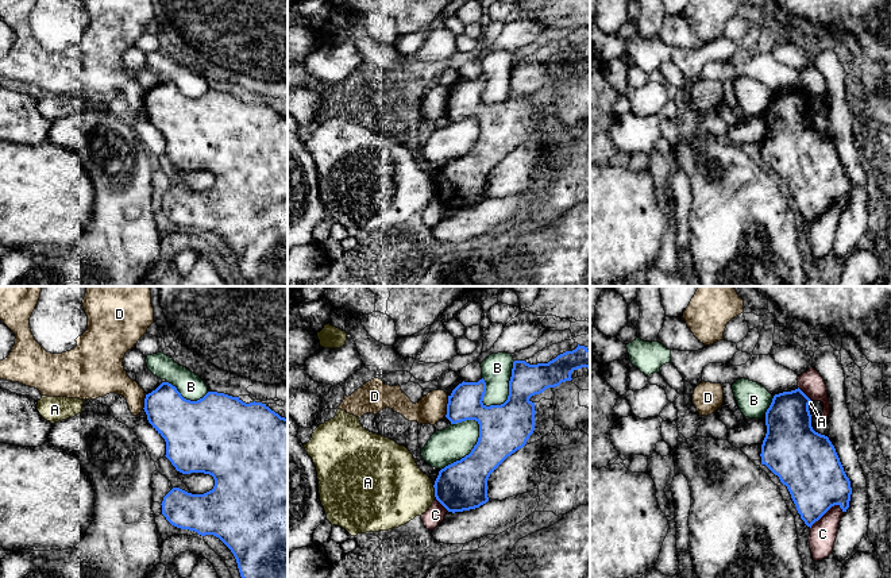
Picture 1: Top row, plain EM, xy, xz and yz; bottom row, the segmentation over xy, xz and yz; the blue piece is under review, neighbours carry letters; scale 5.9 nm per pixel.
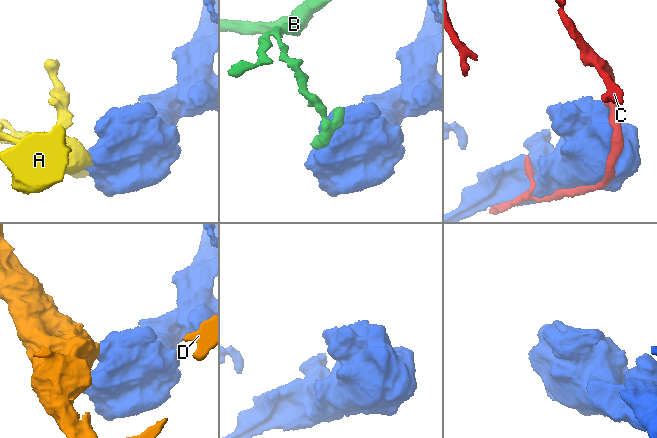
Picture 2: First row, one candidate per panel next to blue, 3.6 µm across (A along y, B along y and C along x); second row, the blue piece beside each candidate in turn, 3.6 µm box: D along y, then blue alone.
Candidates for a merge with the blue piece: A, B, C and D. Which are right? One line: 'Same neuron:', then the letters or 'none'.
Same neuron: none

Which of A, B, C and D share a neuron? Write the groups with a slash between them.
A / B / C / D

